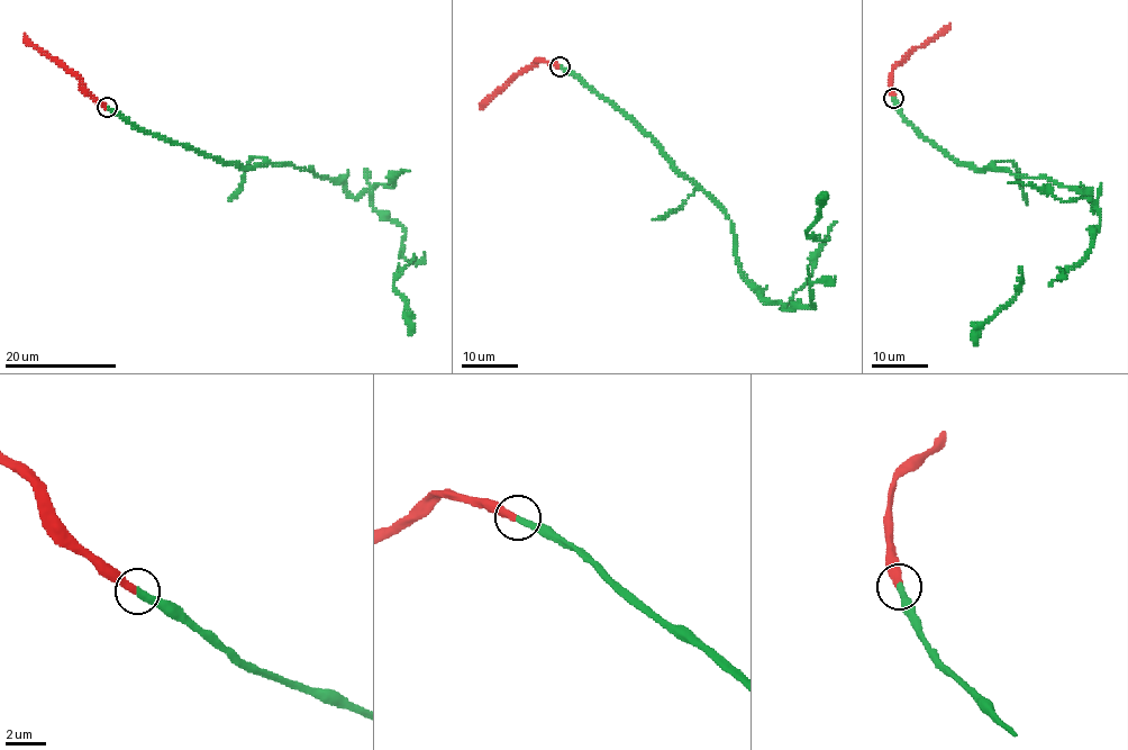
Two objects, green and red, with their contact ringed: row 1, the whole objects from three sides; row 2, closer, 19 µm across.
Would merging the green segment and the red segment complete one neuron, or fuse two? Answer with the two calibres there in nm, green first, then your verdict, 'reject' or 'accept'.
calibres 360 and 380 nm; accept

